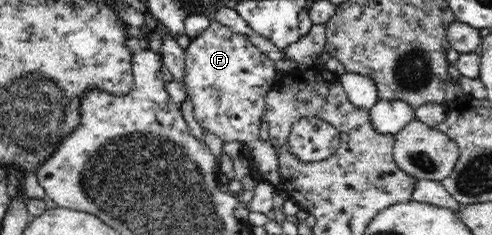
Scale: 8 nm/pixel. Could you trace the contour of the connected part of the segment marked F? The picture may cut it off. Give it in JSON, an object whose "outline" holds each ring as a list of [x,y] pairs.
{"outline":[[[212,20],[210,26],[201,35],[192,38],[186,48],[183,82],[201,128],[220,137],[223,143],[238,141],[240,153],[250,162],[249,171],[255,179],[280,187],[276,150],[268,139],[259,139],[261,119],[266,109],[265,94],[275,85],[277,71],[275,62],[251,44],[247,36]]]}

